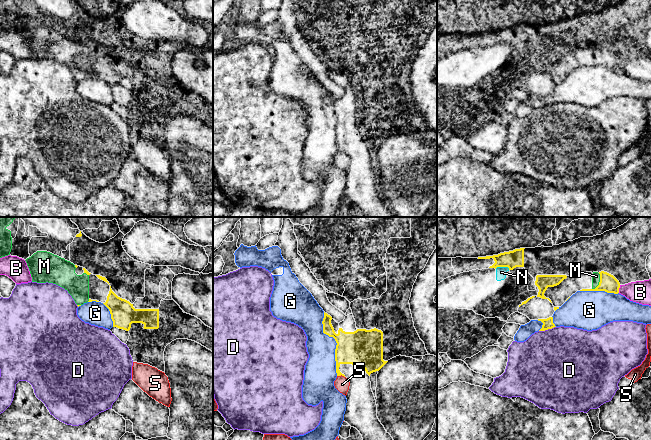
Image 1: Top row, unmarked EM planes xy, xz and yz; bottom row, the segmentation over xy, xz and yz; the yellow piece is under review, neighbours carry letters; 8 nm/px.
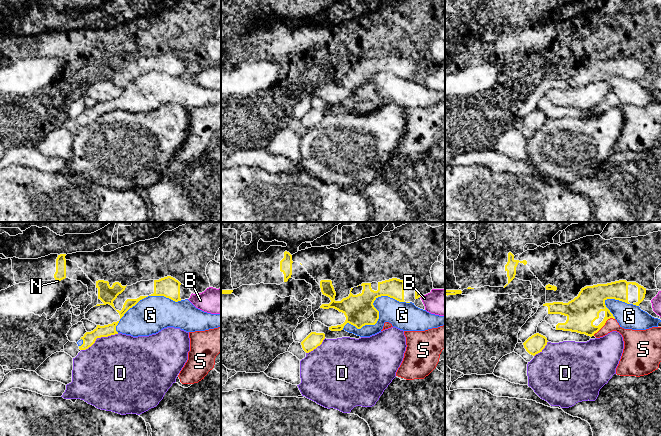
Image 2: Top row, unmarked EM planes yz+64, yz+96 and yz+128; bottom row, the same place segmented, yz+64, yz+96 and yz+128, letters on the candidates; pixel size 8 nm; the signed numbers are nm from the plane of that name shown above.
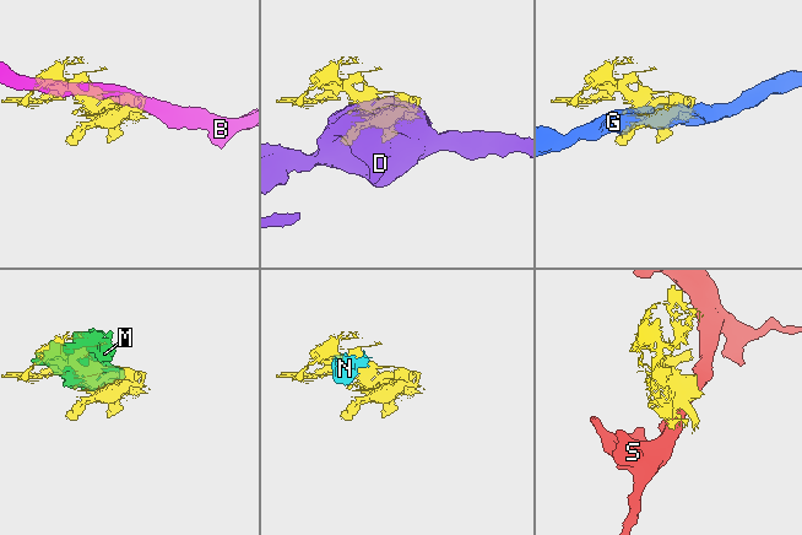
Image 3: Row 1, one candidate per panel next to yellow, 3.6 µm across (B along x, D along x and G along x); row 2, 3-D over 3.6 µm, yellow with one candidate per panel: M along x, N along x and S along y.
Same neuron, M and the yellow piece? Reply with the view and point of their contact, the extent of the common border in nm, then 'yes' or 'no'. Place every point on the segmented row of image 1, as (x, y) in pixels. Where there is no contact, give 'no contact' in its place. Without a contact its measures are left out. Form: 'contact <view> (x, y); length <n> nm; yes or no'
contact yz (599, 282); length 150 nm; yes

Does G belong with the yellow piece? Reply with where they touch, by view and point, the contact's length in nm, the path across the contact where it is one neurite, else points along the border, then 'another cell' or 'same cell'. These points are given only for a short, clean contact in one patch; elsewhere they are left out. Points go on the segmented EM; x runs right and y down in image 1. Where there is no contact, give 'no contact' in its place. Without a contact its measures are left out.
contact xz (336, 342); length 500 nm; another cell

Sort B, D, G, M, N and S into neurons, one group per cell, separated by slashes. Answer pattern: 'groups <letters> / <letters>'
groups B / D / G / M / N / S

